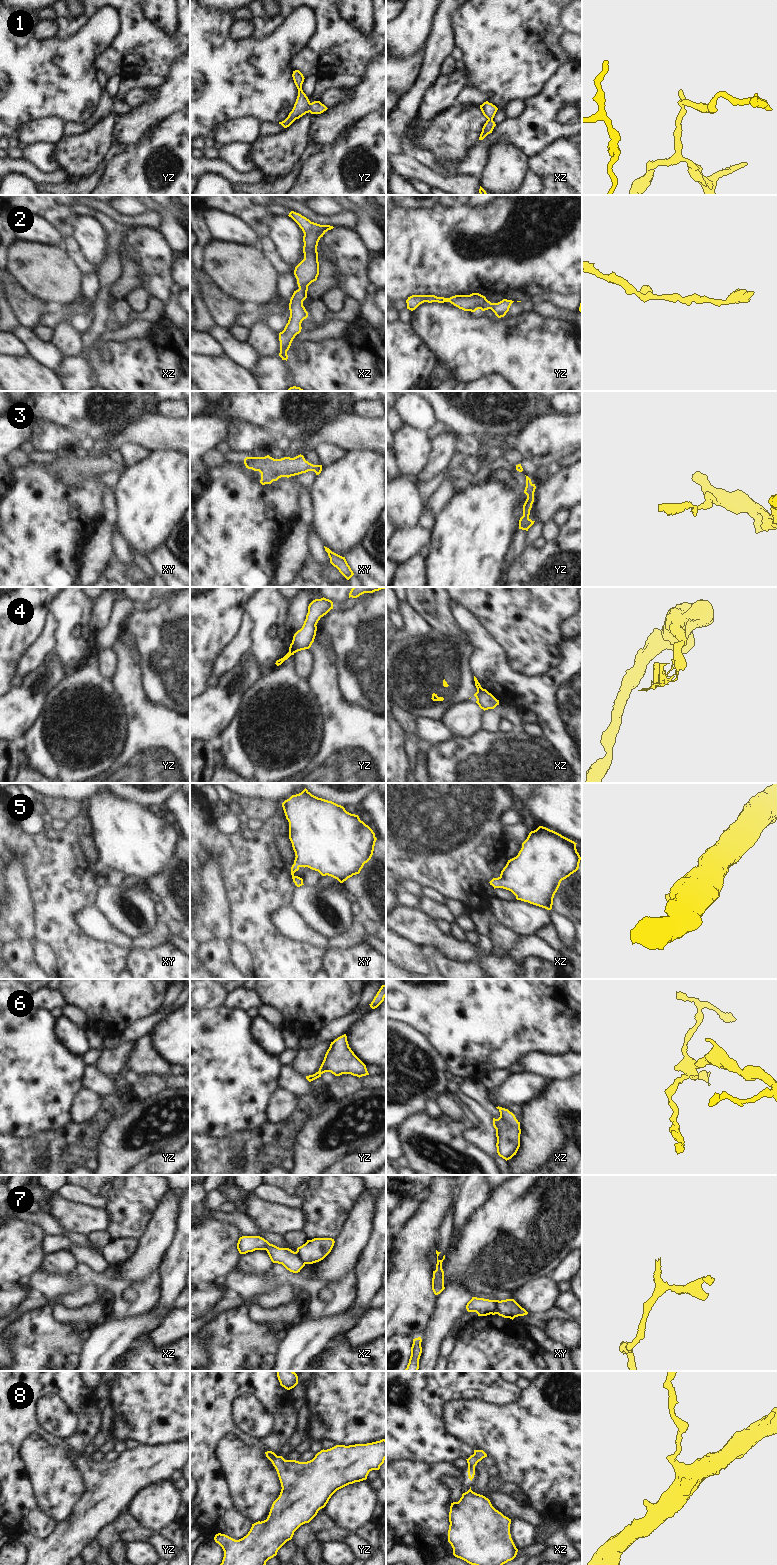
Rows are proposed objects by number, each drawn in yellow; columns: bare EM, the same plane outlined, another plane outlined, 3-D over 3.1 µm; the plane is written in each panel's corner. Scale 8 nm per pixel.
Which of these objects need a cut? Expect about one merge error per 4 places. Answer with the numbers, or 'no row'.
4, 7

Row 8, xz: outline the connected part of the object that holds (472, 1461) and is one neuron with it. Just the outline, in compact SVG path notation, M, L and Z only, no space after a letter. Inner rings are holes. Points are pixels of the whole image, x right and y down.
M474 1450L474 1454L471 1455L468 1459L466 1459L468 1463L468 1478L471 1481L475 1475L475 1466L485 1457L487 1457L487 1454L483 1450Z

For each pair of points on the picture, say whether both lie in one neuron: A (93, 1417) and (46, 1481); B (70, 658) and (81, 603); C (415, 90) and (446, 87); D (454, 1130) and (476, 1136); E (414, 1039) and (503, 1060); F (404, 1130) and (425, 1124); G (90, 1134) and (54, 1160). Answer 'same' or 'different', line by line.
A: different
B: same
C: different
D: different
E: different
F: same
G: same

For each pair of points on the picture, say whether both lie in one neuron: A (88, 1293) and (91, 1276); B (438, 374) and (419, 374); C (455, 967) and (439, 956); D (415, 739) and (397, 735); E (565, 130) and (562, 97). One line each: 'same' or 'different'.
A: different
B: different
C: same
D: different
E: same

